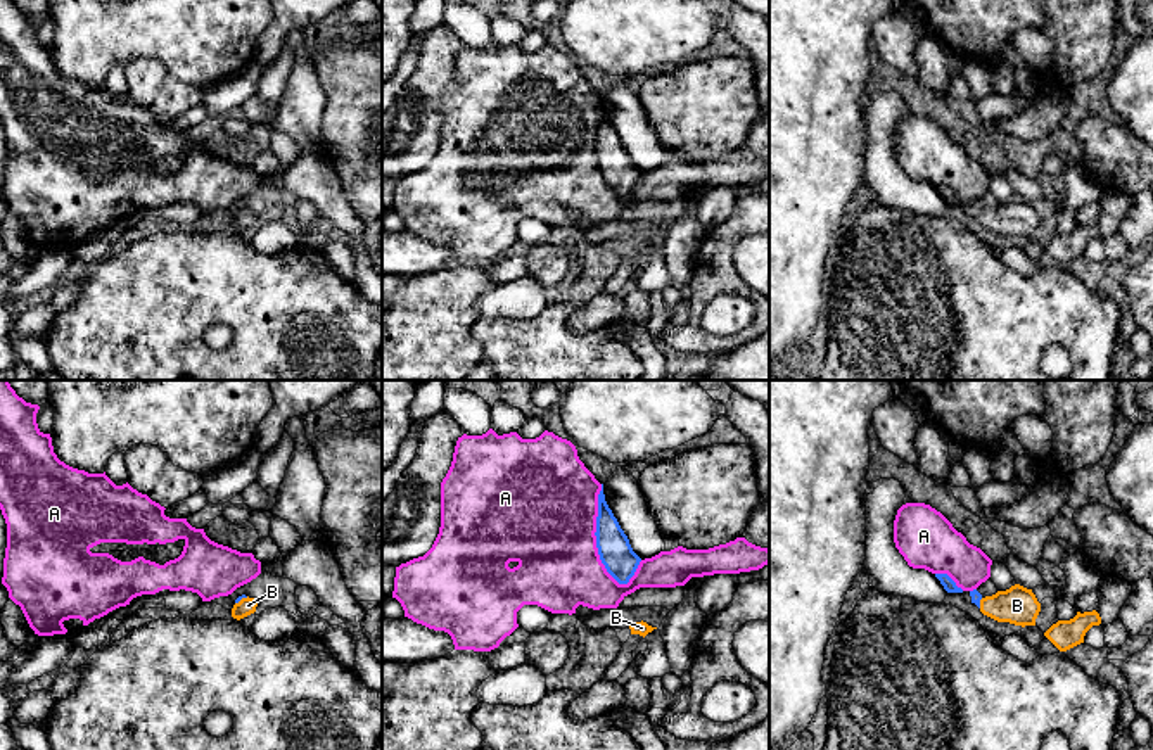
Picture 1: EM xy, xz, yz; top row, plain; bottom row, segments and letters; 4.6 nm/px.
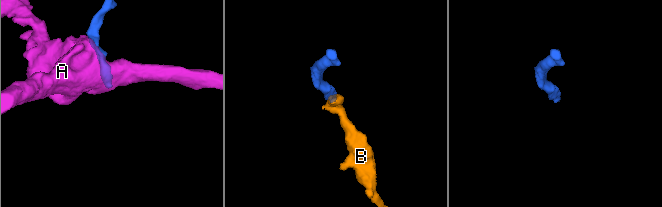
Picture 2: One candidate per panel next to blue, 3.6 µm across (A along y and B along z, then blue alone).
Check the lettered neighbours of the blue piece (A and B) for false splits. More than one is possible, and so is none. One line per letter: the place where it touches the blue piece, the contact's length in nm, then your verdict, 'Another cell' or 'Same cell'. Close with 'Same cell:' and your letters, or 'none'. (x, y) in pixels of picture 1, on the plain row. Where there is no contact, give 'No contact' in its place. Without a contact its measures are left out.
A: Touches blue at xz (597, 151). Shared border 480 nm. Another cell
B: Touches blue at xy (241, 211). Shared border 70 nm. Same cell
Same cell: B

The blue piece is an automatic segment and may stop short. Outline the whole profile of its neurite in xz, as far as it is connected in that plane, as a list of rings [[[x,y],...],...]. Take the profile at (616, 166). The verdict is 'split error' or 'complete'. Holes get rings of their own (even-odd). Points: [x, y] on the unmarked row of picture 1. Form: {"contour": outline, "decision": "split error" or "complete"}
{"contour": [[[602,104],[598,107],[596,161],[607,185],[619,195],[627,197],[641,171],[633,164],[627,149],[608,121]]], "decision": "complete"}

